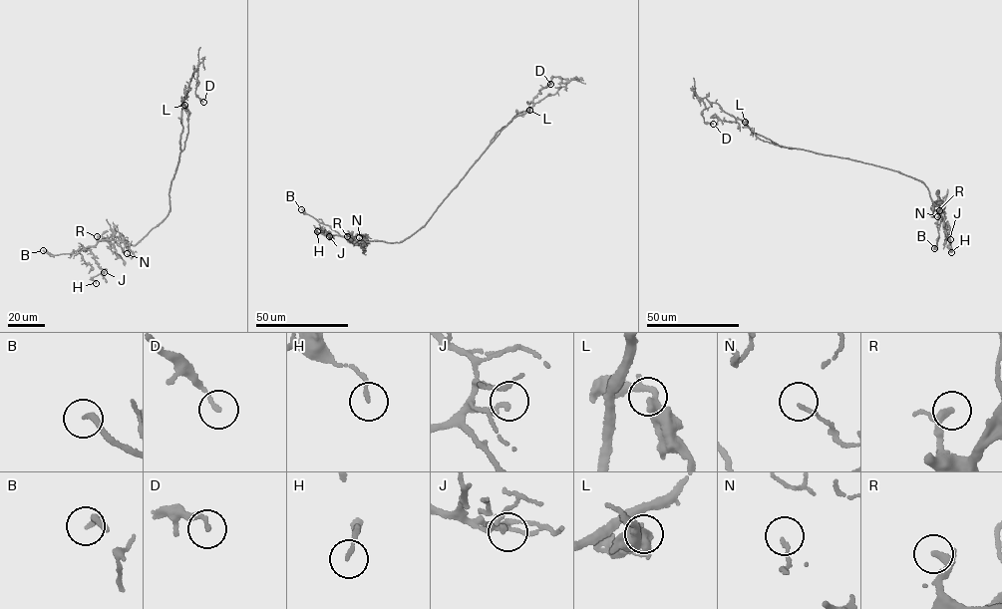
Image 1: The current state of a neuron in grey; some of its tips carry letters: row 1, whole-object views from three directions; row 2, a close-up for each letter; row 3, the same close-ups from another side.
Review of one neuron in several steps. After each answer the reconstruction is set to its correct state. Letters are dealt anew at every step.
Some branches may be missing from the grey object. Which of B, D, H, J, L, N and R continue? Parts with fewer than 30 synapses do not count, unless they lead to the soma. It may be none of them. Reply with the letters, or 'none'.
B, R

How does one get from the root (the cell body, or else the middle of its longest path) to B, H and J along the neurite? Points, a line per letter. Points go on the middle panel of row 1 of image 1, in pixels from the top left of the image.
B: (452, 190), (426, 224), (398, 242), (365, 241), (358, 234), (342, 236), (301, 209)
H: (452, 190), (426, 224), (399, 242), (365, 241), (358, 234), (335, 235), (331, 238), (317, 231)
J: (452, 190), (426, 224), (399, 242), (365, 241), (358, 234), (329, 236)

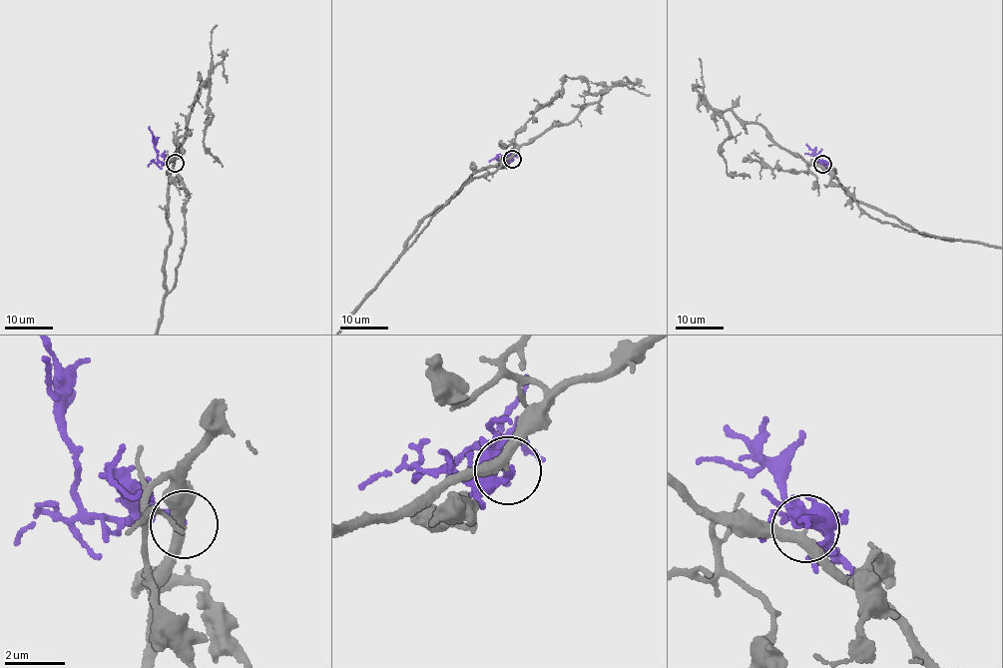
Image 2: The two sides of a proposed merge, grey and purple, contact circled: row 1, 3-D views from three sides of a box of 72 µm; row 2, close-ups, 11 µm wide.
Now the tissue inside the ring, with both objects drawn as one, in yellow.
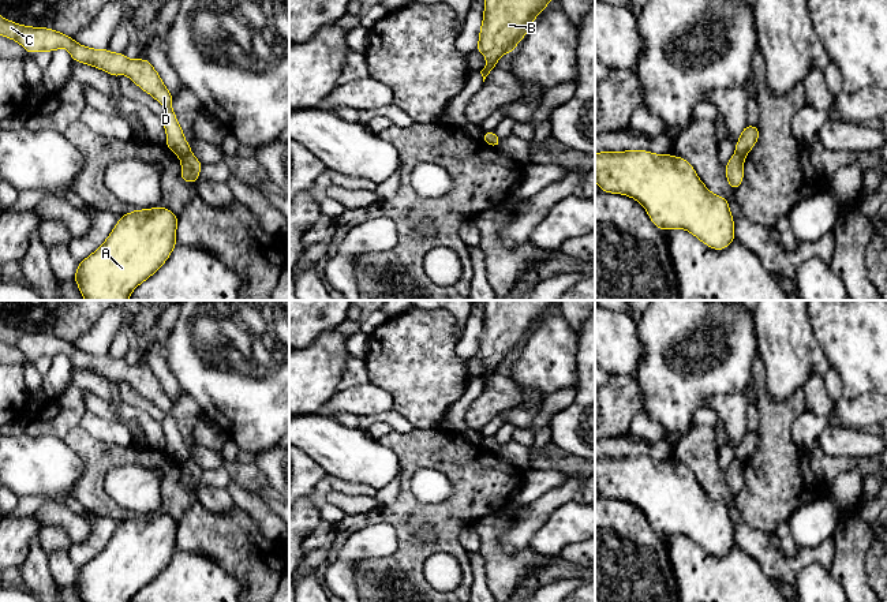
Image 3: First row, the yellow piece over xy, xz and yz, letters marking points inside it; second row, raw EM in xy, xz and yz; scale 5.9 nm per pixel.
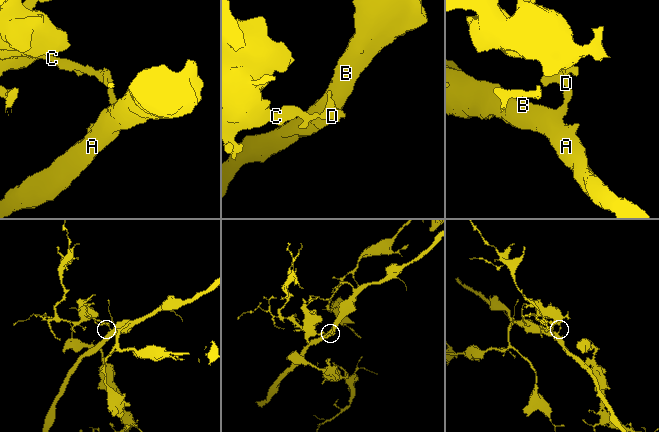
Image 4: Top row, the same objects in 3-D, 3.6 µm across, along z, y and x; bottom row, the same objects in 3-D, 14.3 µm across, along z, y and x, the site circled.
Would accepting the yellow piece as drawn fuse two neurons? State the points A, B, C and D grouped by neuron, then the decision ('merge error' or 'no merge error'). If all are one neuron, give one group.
groups A B / C D; merge error

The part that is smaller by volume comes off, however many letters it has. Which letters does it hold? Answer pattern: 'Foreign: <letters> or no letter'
Foreign: C, D

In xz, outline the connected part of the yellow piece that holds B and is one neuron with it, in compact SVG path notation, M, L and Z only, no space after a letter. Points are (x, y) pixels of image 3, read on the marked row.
M484 0L476 52L486 56L483 82L501 56L513 52L550 0Z

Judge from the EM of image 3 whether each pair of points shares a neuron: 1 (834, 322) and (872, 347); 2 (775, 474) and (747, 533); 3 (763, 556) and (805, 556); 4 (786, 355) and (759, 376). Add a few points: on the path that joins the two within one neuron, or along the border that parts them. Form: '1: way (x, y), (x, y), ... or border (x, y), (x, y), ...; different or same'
1: way (844, 322), (848, 322), (863, 337); same
2: border (734, 498), (737, 509), (749, 526), (771, 534); different
3: way (774, 563), (794, 563); same
4: border (758, 354), (766, 391), (782, 399); different

